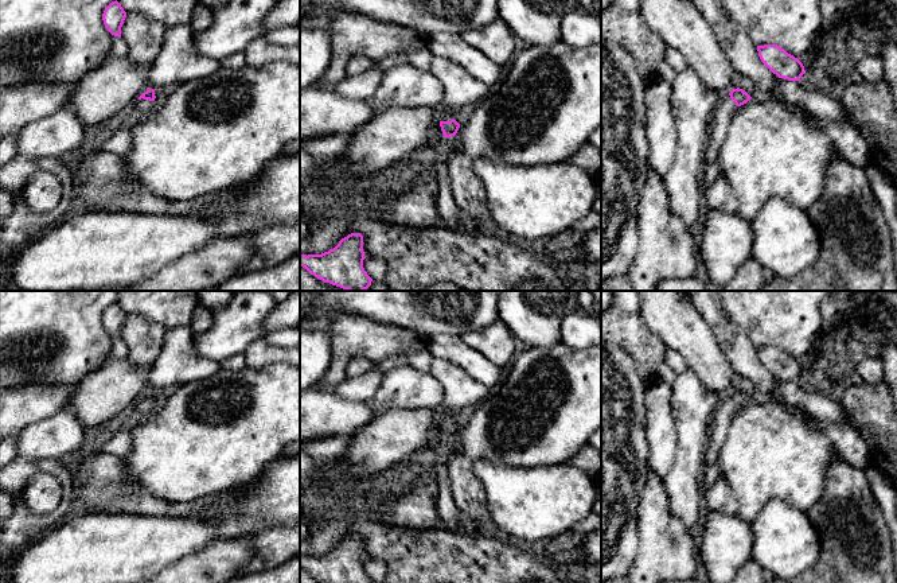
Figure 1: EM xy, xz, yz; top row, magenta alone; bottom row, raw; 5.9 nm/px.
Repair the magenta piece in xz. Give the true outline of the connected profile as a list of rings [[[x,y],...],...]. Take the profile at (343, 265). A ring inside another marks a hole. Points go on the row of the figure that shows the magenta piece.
[[[351,233],[321,254],[300,254],[300,267],[311,275],[348,291],[364,291],[373,279],[363,268],[363,236]]]

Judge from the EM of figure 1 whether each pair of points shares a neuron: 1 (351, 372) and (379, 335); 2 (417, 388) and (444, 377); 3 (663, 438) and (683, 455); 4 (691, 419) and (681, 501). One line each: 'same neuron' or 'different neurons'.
1: different neurons
2: different neurons
3: different neurons
4: same neuron

